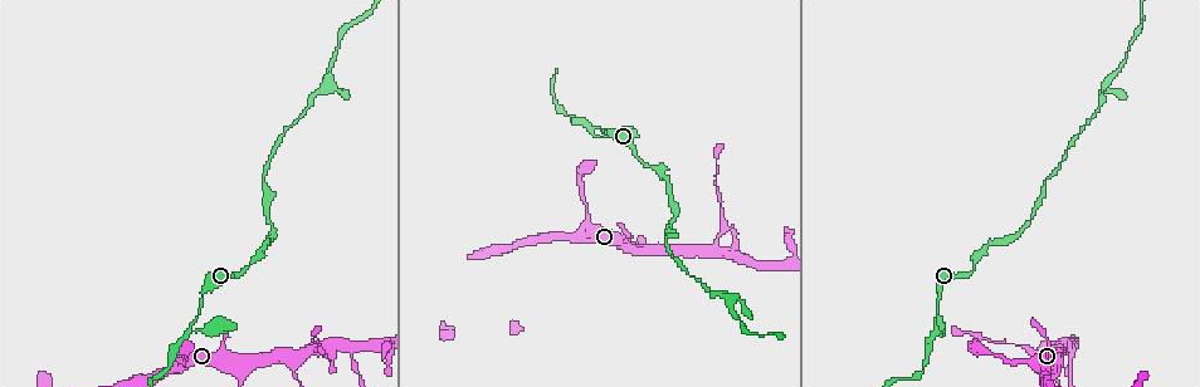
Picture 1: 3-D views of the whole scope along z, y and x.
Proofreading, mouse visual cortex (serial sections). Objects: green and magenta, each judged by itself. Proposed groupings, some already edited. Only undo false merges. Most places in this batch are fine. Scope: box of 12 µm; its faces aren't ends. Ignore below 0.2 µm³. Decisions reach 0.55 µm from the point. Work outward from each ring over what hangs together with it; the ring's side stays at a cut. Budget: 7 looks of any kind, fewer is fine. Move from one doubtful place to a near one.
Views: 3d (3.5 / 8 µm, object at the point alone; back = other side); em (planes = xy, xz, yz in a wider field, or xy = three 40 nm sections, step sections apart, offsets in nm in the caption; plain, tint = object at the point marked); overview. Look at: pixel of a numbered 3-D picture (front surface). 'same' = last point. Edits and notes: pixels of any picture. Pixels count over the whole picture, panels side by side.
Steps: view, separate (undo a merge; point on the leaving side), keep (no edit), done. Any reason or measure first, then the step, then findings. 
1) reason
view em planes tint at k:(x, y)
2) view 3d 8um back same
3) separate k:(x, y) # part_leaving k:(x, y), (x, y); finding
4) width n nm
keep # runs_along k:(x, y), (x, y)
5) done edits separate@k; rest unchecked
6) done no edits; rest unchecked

abrupt turn
view 3d 3.5um at 1:(188, 331)

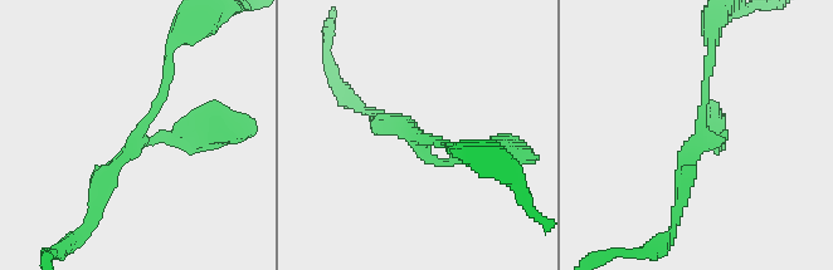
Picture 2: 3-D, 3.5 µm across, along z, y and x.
shape alone is not enough
view em xy step 1 tint at 2:(704, 142)

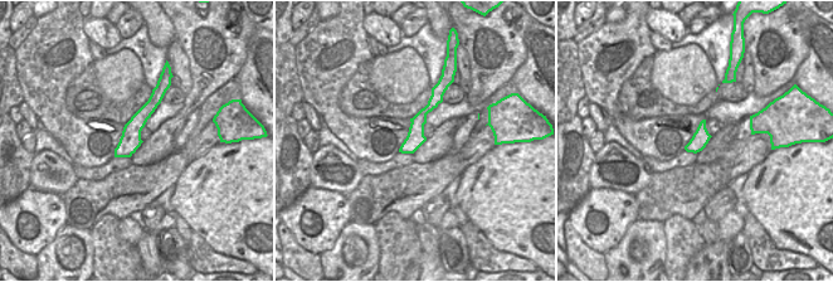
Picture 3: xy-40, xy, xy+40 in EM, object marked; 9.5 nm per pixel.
cut it another way
view em planes tint same

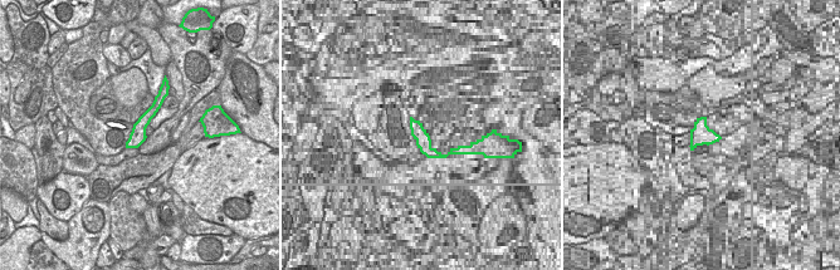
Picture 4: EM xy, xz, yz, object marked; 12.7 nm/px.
keep # runs_along 2:(167, 63), (137, 141), (206, 129); one cell here

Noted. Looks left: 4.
view 3d 8um at 1:(288, 355)

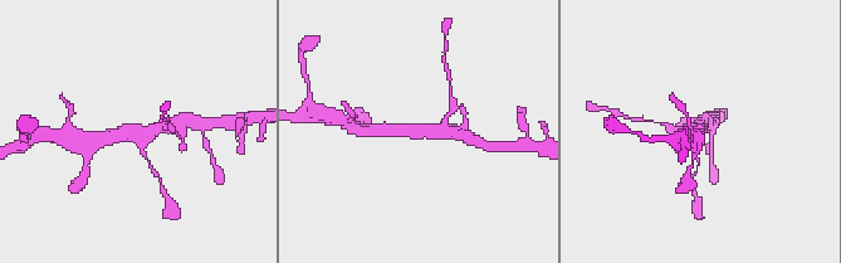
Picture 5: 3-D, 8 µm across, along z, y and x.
arms 3; arm_widths 150, 400, 400 nm; need the tissue
view em xy step 5 tint at 5:(419, 131)

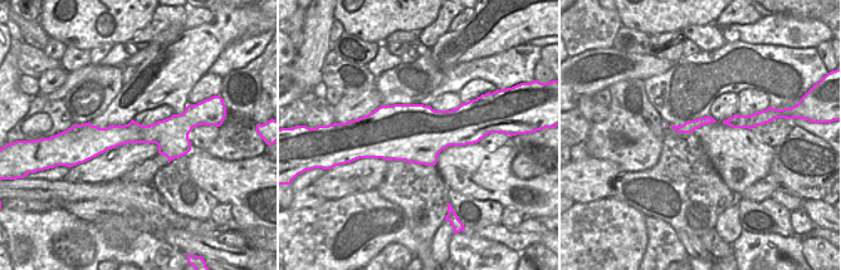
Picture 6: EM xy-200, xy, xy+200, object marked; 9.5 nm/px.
keep # runs_along 5:(101, 139), (143, 134), (174, 125); one cell here

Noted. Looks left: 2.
narrows sharply
view 3d 8um at 1:(243, 269)

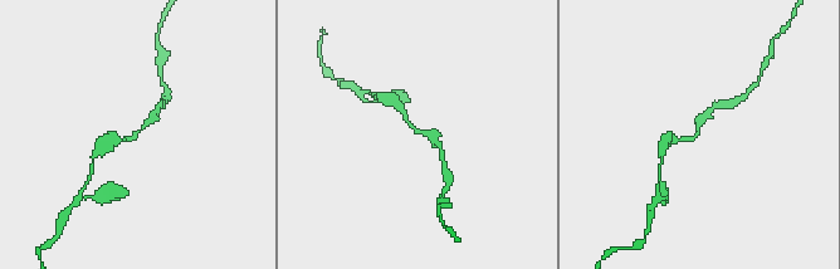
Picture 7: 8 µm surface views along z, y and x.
arm_widths 200, 250 nm
view em xy step 2 tint at 7:(695, 132)

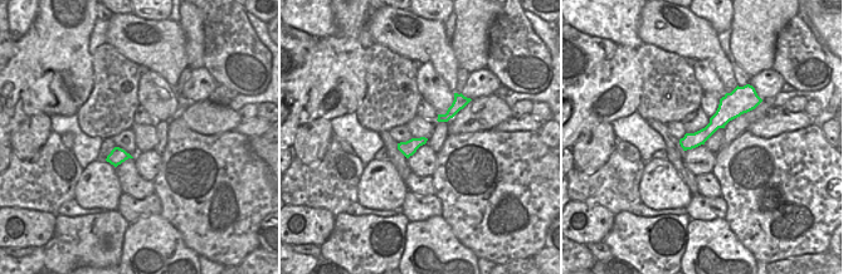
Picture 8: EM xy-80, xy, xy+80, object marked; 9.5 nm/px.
keep # runs_along 8:(737, 98), (703, 135), (683, 143); all the same cell

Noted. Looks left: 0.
done no edits; rest unchecked

